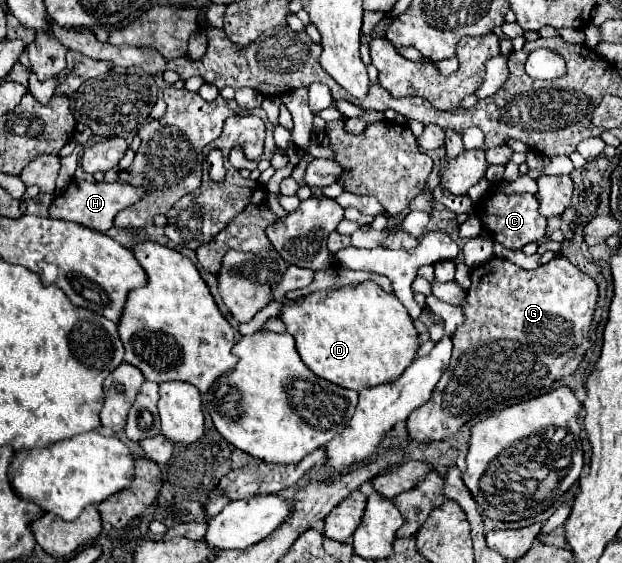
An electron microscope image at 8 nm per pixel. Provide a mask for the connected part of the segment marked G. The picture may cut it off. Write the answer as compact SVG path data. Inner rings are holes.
M555 256L537 270L525 270L505 258L493 258L471 270L471 288L463 302L465 322L453 332L449 370L433 390L433 398L407 418L407 432L415 442L435 442L457 434L469 420L483 420L495 410L547 394L553 382L573 374L591 348L589 330L599 302L597 282L573 266L565 256Z

